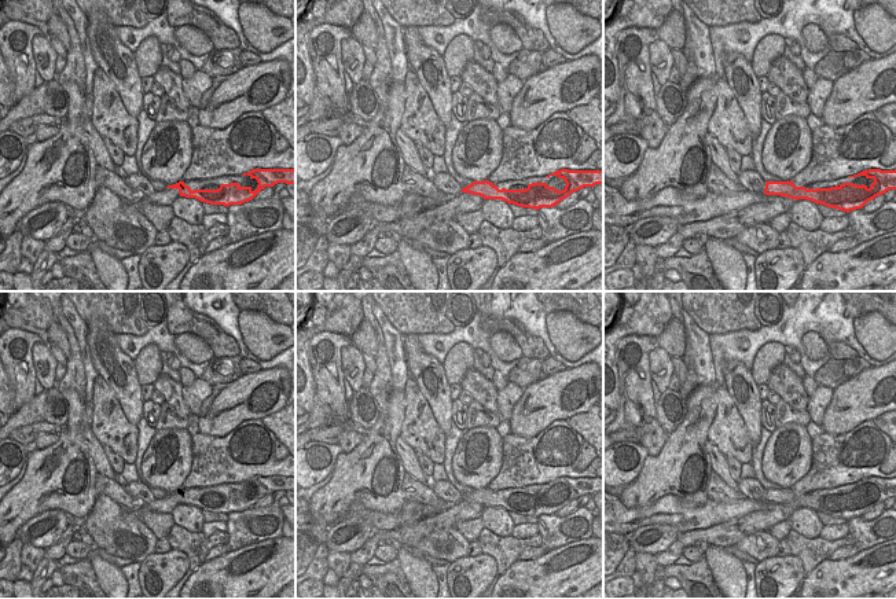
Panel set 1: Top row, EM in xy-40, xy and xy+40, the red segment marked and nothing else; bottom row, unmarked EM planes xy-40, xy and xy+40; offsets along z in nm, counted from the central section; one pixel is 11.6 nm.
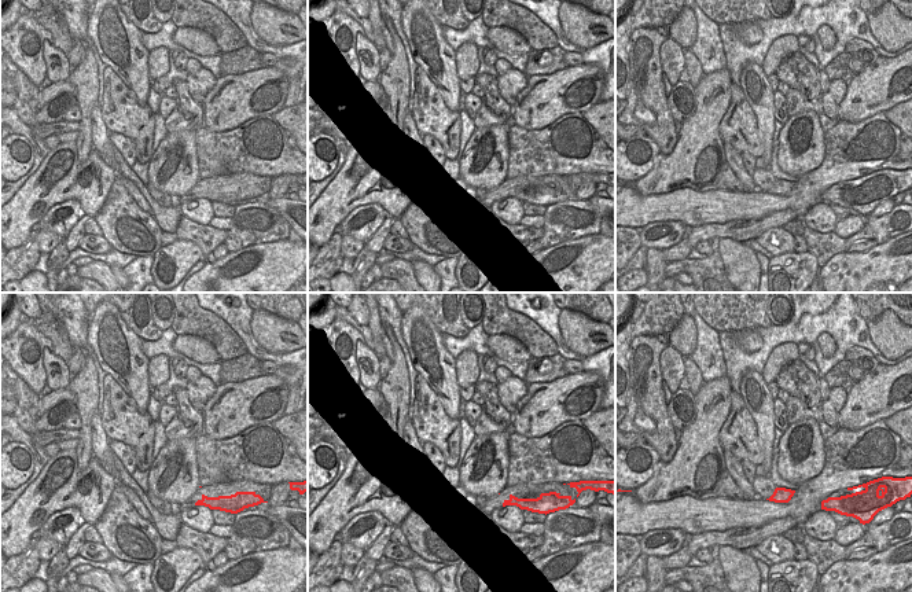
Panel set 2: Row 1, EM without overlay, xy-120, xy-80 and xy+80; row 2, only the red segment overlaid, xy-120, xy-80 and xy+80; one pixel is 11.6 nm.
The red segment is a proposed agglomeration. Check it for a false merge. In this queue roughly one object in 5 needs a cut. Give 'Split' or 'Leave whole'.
Leave whole.

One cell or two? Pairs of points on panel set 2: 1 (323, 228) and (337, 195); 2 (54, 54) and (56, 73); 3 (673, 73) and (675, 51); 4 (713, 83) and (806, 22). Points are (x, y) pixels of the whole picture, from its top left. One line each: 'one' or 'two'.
1: one
2: one
3: one
4: two

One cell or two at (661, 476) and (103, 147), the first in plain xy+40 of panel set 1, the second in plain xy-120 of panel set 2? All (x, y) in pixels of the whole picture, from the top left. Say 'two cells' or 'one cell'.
two cells

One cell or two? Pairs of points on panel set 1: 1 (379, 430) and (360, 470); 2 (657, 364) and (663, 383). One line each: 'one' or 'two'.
1: one
2: one

